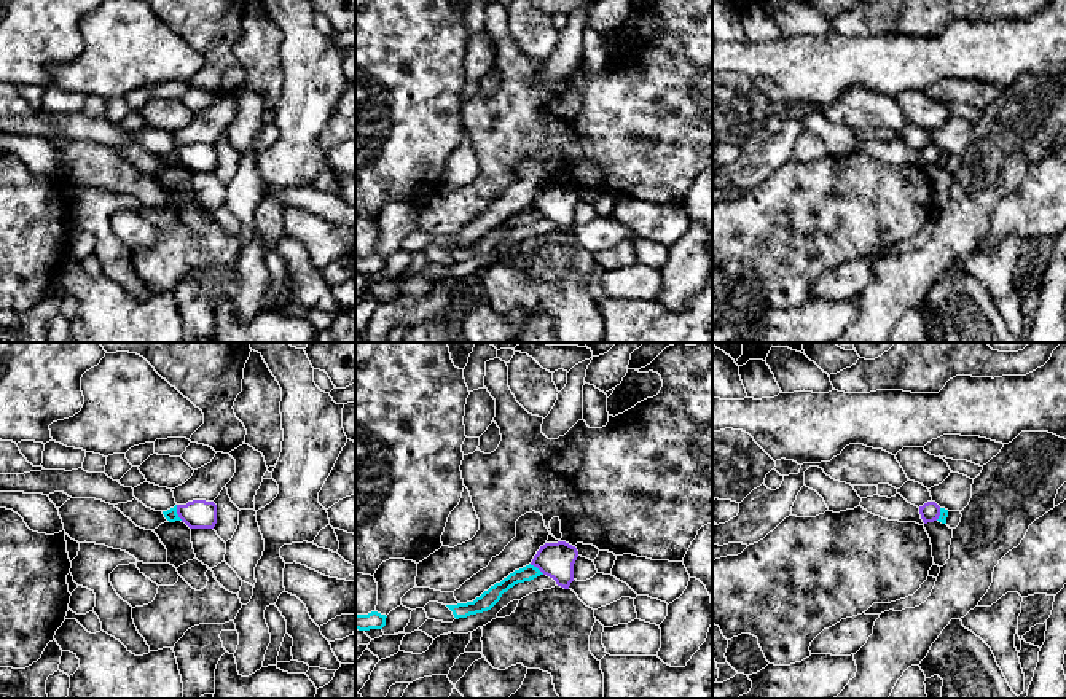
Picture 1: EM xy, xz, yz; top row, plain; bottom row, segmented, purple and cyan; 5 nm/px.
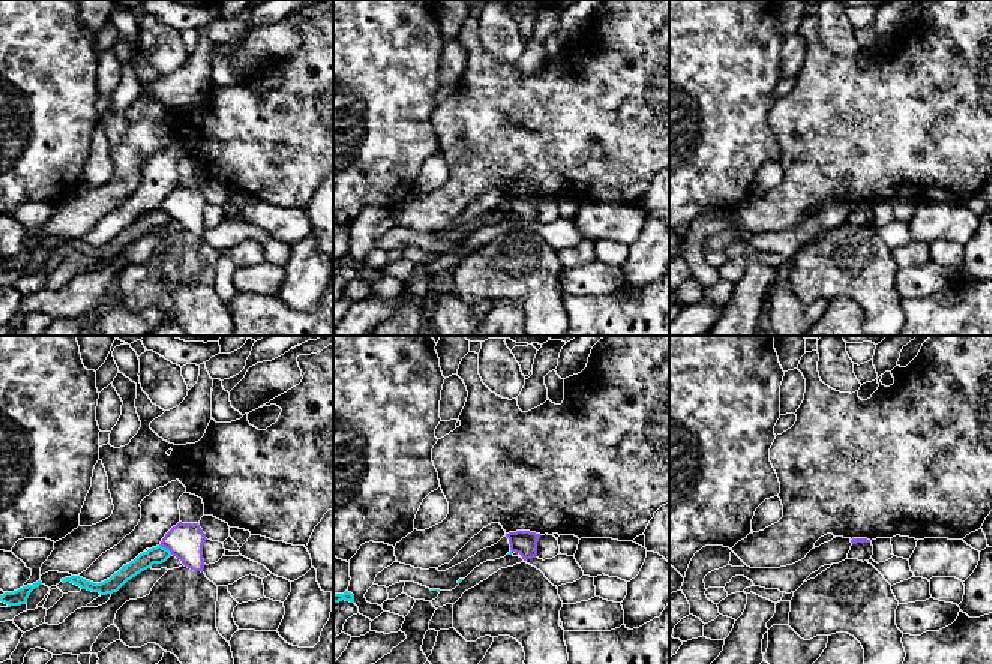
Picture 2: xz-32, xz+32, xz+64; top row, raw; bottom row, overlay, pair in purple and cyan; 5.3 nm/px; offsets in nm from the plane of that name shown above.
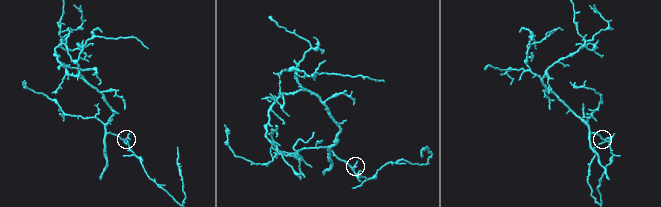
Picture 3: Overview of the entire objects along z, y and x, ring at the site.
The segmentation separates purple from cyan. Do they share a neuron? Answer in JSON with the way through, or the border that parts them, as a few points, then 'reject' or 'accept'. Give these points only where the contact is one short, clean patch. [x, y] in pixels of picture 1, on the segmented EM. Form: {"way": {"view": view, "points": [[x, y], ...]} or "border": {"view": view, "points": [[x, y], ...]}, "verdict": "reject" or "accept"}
{"border": {"view": "xy", "points": [[176, 505], [176, 513], [182, 519]]}, "verdict": "reject"}

